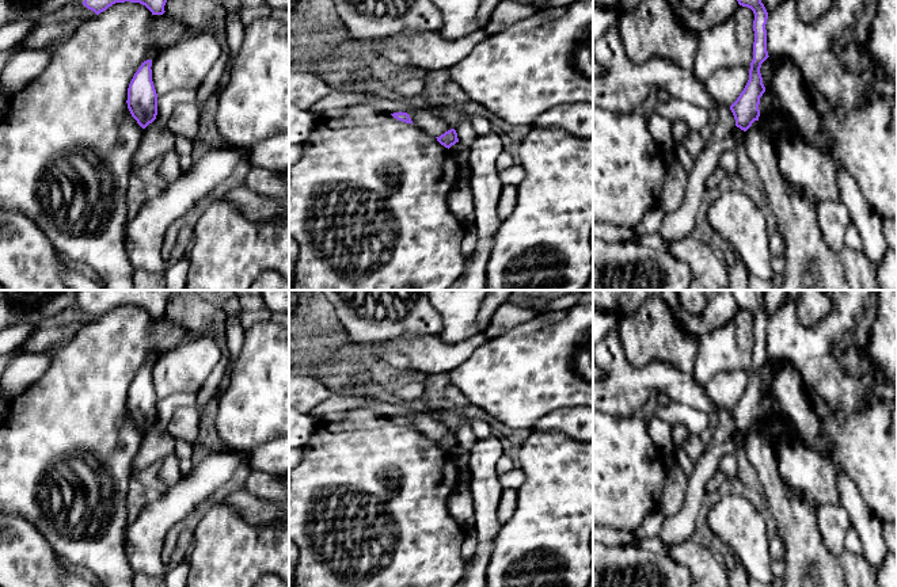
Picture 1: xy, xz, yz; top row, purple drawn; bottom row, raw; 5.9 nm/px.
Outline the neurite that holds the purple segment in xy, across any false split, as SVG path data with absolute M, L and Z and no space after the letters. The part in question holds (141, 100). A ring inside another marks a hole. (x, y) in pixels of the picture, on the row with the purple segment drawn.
M152 60L144 61L128 88L128 108L142 129L152 123L157 115L157 94L151 66Z

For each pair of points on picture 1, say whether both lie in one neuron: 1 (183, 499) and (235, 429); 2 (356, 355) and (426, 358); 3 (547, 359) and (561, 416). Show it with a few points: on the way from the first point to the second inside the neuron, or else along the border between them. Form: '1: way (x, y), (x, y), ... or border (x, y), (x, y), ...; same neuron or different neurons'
1: border (231, 449), (249, 454); different neurons
2: way (373, 350), (386, 346), (409, 346); same neuron
3: border (578, 406), (554, 410), (532, 427); different neurons

